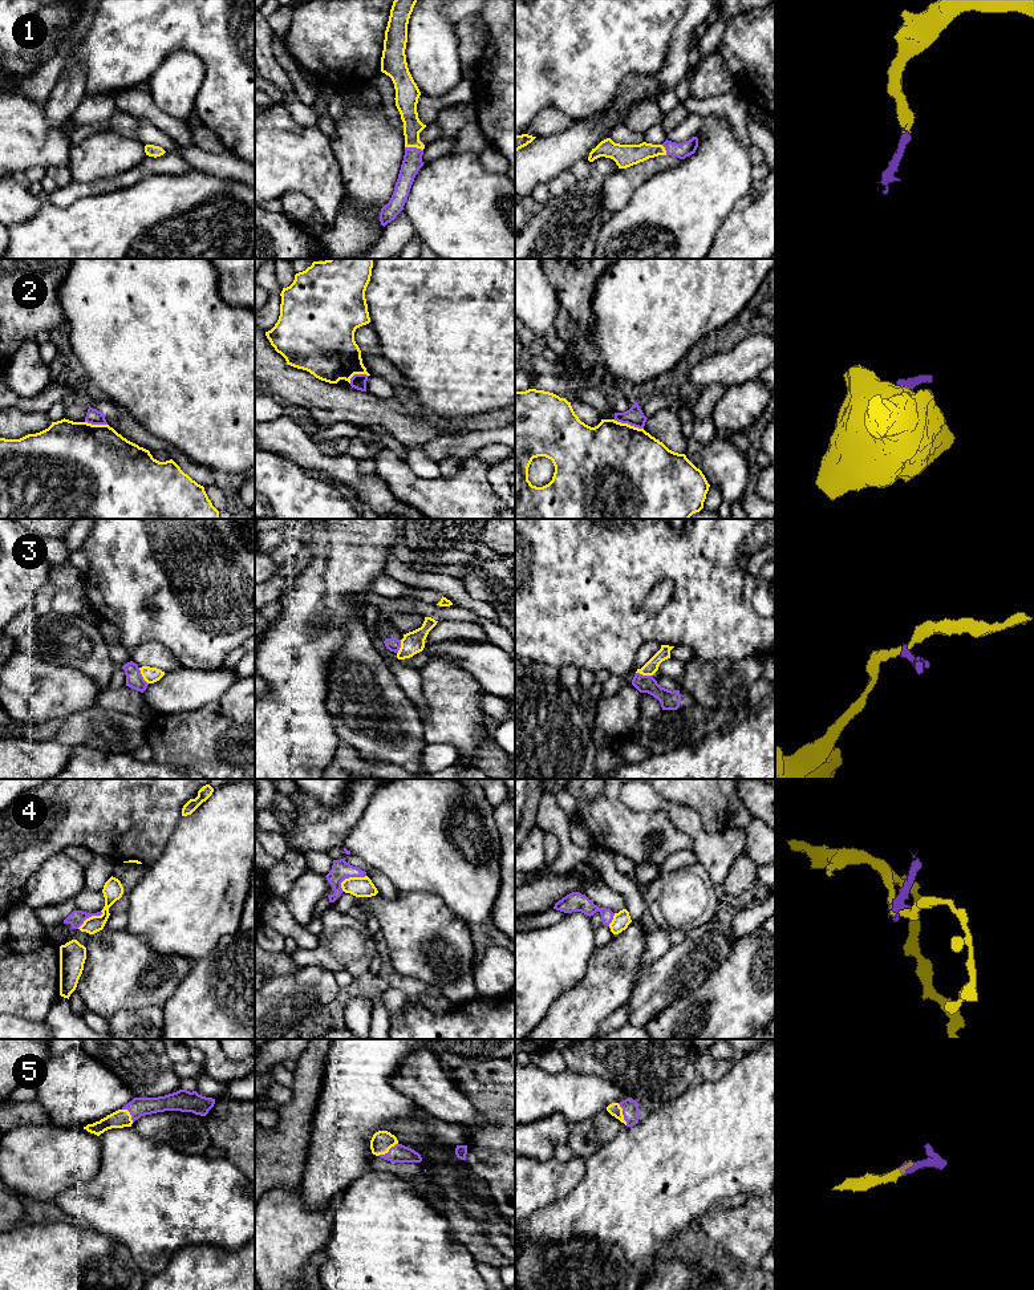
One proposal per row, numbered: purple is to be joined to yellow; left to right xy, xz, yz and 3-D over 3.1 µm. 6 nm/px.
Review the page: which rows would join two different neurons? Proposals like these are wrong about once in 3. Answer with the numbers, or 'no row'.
2, 3, 4

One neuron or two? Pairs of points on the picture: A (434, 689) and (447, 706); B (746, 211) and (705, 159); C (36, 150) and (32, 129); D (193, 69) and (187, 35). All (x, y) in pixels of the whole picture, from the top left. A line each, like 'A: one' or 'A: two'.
A: one
B: two
C: one
D: two

